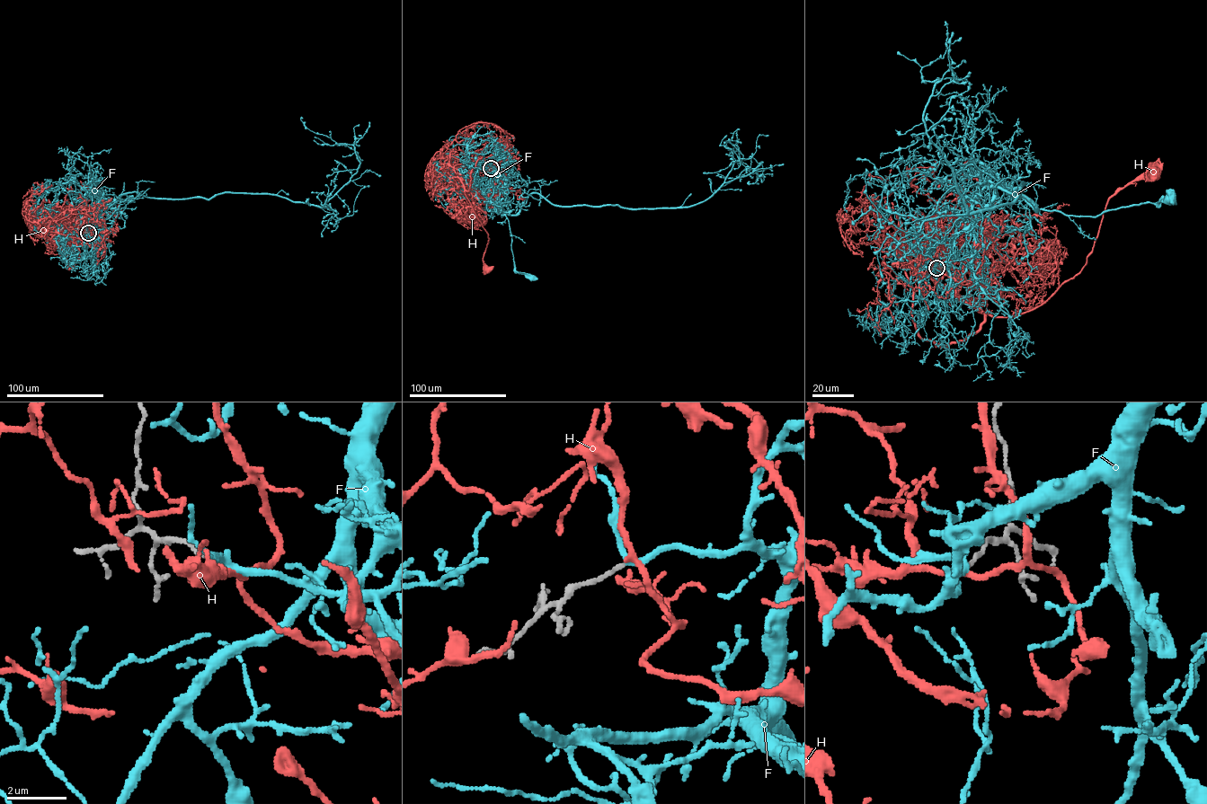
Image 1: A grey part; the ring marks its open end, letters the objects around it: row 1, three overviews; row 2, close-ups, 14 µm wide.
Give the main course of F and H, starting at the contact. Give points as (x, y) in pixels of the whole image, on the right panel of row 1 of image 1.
F: (936, 269), (948, 256), (953, 241), (999, 187), (1012, 187), (1038, 208), (1082, 216), (1157, 204), (1169, 195)
H: (936, 269), (931, 234), (925, 242), (934, 280), (984, 313), (1029, 311), (1084, 266), (1107, 201), (1151, 173)

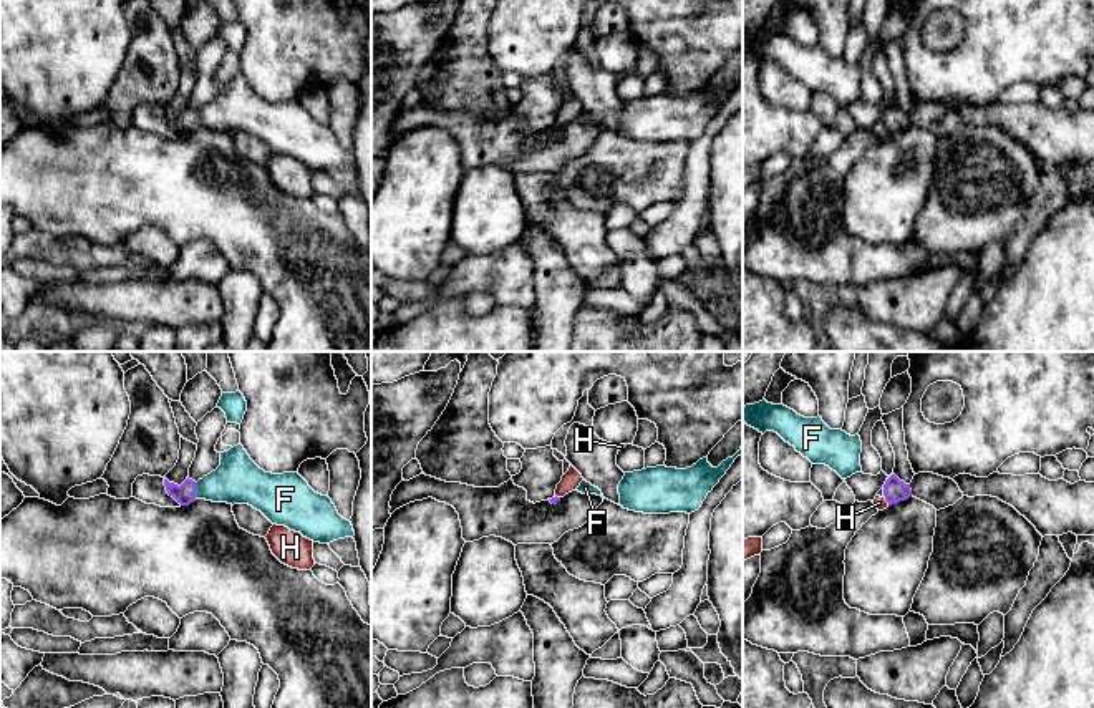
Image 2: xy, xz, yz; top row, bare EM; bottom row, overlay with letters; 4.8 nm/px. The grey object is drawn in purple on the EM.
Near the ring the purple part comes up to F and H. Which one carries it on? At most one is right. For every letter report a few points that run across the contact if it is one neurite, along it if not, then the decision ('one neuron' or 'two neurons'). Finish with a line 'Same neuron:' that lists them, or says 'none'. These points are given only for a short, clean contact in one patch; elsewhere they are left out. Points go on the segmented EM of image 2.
F: line xy (184, 494), (194, 491), (237, 480); one neuron
H: line yz (884, 498), (889, 504); two neurons
Same neuron: F

